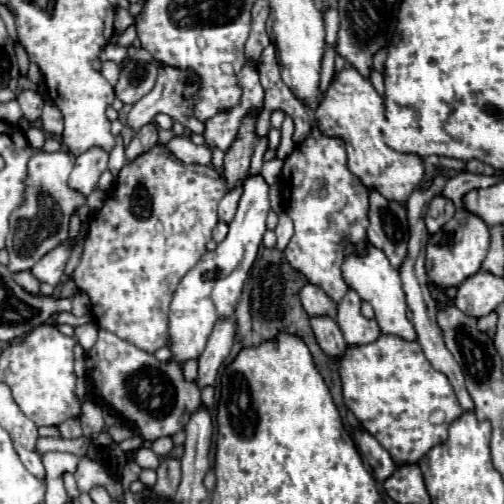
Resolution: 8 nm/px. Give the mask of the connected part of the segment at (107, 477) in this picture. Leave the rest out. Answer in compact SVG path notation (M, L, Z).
M81 458L79 468L75 472L75 480L77 480L77 486L81 492L89 492L93 486L105 486L111 496L115 496L119 502L123 502L121 484L111 476L111 470L101 462Z

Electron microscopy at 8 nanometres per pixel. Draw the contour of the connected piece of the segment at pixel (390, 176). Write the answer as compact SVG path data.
M347 66L335 72L331 88L327 88L319 106L313 110L313 126L329 138L341 138L347 144L349 170L369 188L381 192L387 200L405 202L409 194L423 180L423 162L417 154L401 154L391 150L381 134L383 122L383 98L377 94L369 78L365 78L355 66Z

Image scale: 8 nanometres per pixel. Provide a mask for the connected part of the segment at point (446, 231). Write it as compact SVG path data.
M457 208L455 216L441 228L441 232L431 234L427 240L425 270L427 270L429 284L439 290L457 288L461 282L465 282L465 278L477 274L481 268L481 262L489 250L487 242L489 242L487 224L479 216L475 216L463 208Z

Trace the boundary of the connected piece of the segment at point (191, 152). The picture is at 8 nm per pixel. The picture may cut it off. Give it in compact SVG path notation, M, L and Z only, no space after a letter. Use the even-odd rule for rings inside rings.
M173 136L165 144L165 148L185 164L209 164L211 162L211 150L205 146L195 146L187 136Z

